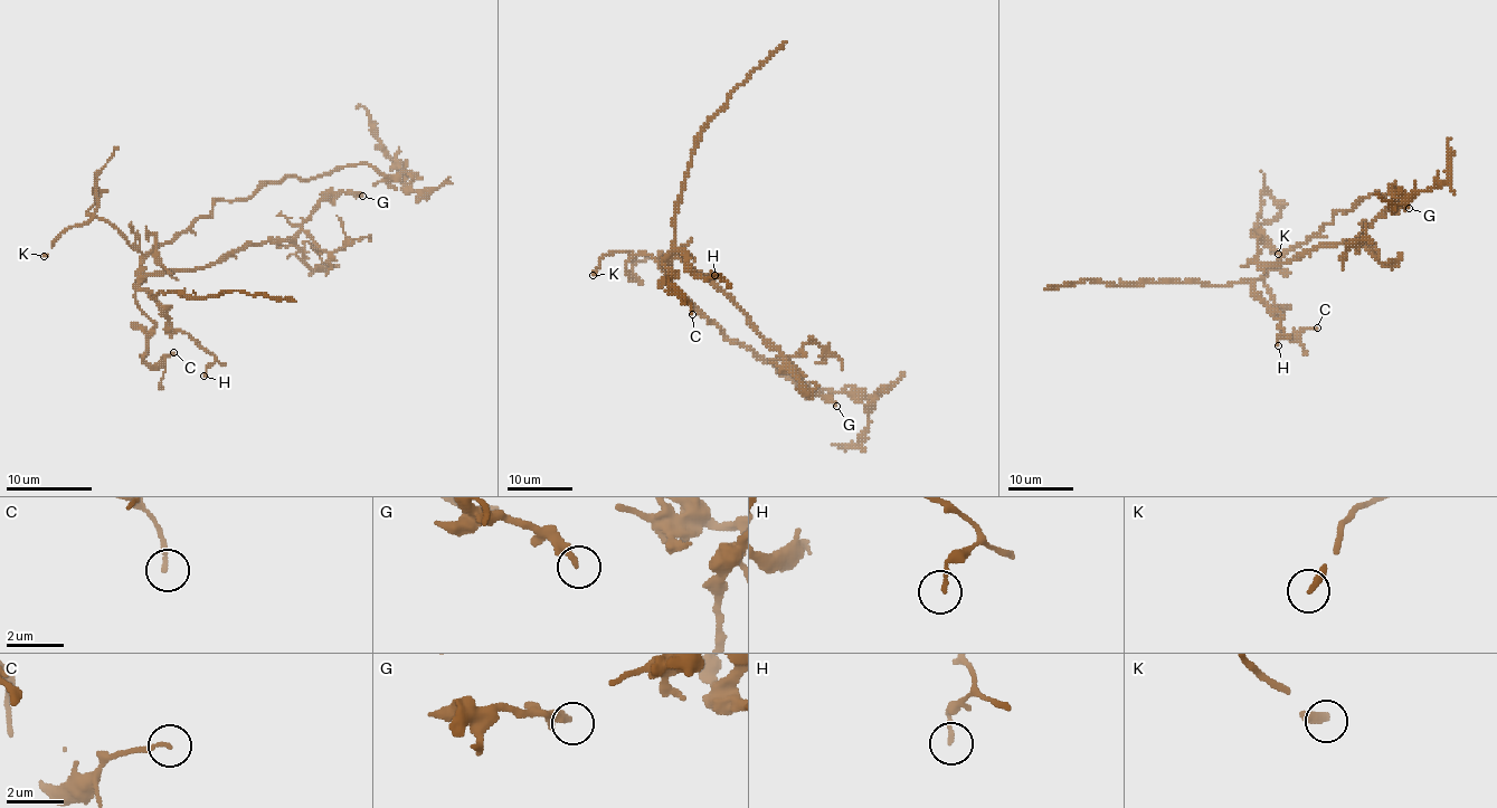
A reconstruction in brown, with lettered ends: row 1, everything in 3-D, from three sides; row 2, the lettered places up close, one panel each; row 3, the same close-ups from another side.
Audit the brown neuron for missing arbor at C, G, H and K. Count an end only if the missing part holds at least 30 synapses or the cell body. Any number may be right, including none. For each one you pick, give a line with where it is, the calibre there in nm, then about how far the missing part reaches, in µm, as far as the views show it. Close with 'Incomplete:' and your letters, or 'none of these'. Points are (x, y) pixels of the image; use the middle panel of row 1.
K: at (593, 275); 280 nm thick; about 10 µm are missing
Incomplete: K

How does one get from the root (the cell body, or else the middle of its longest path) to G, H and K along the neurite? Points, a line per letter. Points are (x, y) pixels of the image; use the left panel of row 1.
G: (185, 230), (144, 260), (144, 275), (196, 272), (245, 246), (287, 241), (322, 200), (341, 192), (362, 196)
H: (185, 230), (161, 244), (144, 260), (140, 286), (154, 298), (173, 331), (187, 333), (215, 357), (204, 376)
K: (185, 230), (144, 254), (107, 221), (93, 218), (69, 226), (44, 256)

